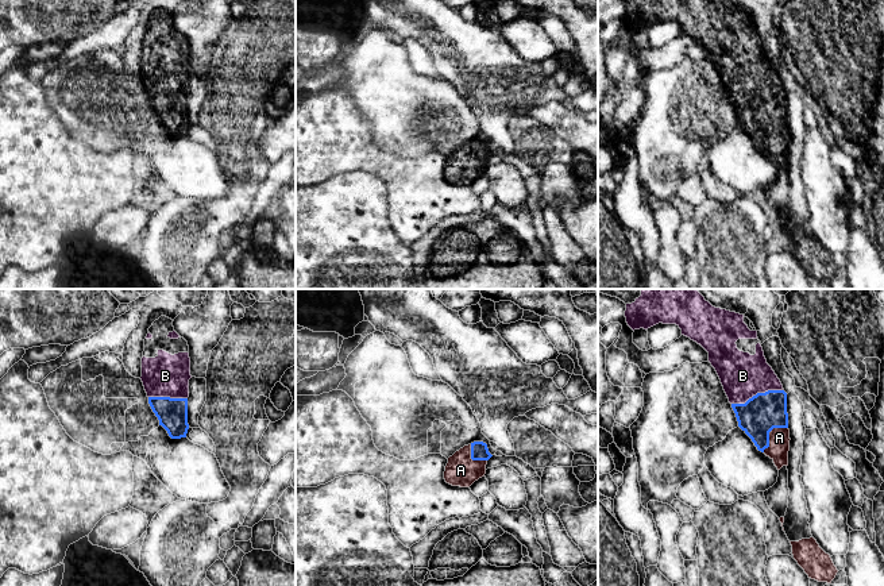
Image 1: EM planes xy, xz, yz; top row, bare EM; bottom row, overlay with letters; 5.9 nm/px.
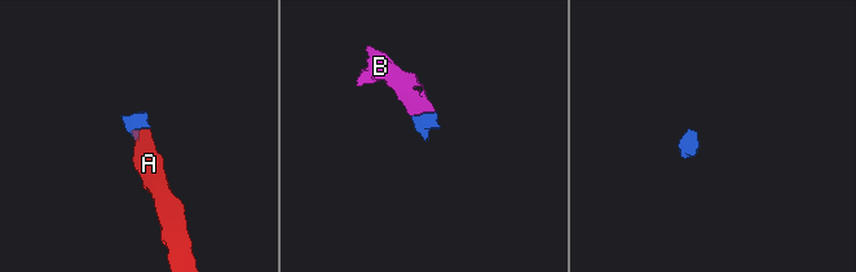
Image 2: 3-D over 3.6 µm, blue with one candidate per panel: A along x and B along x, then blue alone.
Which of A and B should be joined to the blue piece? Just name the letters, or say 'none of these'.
A, B

